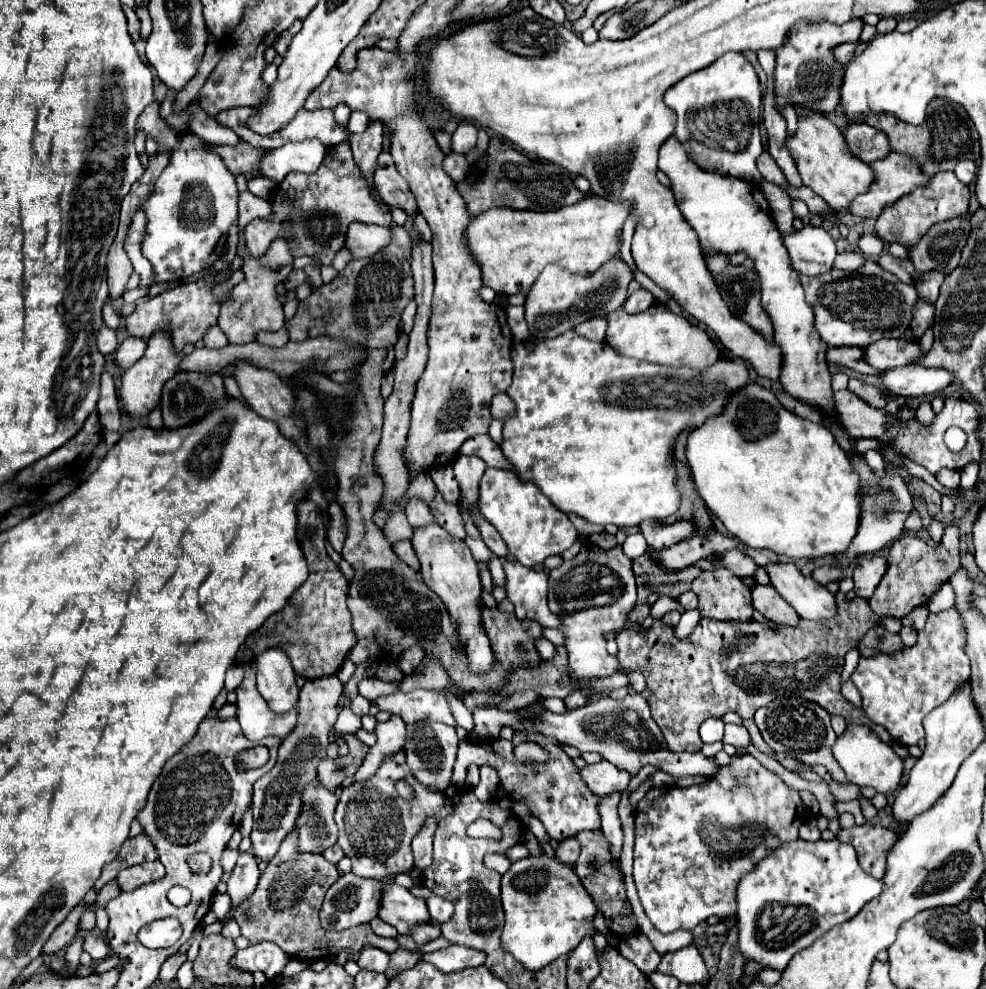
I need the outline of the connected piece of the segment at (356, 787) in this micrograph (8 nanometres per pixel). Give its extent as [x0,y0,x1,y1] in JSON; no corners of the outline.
[336,751,452,879]

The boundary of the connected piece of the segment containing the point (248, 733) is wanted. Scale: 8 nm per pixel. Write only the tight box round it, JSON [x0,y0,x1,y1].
[236,663,296,741]

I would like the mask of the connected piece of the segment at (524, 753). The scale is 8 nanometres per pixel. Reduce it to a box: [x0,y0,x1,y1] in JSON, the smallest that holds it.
[514,741,548,765]

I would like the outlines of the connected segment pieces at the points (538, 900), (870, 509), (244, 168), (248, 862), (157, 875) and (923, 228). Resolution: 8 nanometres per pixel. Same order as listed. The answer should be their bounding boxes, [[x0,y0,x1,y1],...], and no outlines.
[[500,855,596,971],[812,451,916,585],[216,143,264,179],[228,853,260,907],[116,861,166,891],[876,171,970,249]]

